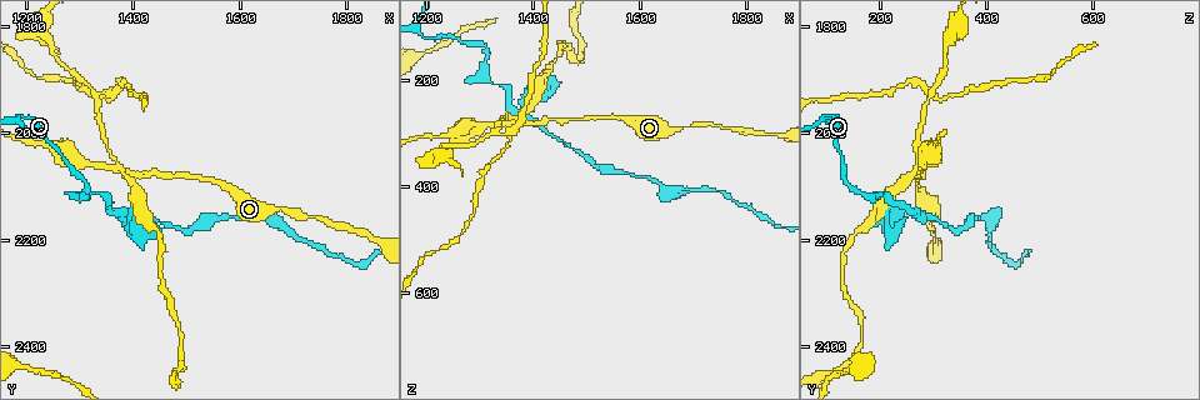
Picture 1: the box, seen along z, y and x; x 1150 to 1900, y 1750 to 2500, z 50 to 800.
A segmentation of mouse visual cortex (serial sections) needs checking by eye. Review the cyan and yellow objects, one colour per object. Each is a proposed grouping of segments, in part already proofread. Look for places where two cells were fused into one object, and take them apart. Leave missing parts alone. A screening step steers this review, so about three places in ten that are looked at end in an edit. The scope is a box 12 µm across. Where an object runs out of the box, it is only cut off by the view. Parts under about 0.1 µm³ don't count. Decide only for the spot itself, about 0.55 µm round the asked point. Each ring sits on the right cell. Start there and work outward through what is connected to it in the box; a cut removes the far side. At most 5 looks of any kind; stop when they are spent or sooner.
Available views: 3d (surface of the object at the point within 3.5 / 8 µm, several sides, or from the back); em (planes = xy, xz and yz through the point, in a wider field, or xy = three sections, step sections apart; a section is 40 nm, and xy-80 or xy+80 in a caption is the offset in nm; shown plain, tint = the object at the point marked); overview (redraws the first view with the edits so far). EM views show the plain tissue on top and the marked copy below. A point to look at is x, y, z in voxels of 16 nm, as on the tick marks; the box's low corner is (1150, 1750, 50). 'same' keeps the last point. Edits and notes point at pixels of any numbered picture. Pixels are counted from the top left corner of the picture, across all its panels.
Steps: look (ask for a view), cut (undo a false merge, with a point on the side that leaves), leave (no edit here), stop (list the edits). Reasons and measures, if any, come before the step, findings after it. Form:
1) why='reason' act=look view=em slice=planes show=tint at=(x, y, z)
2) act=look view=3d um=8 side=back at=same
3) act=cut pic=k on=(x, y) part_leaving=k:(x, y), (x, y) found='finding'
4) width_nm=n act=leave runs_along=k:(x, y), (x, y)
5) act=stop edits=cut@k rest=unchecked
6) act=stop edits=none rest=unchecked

why='calibre changes' act=look view=3d um=3.5 at=(1570, 2095, 275)

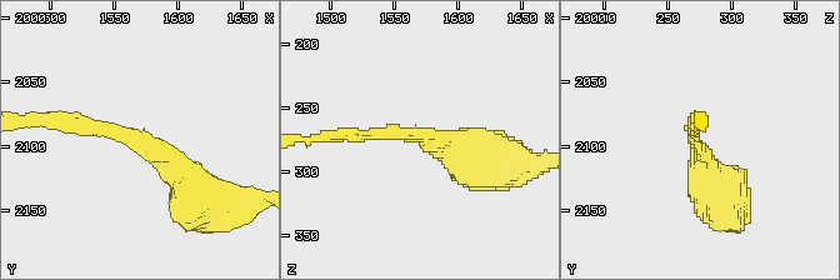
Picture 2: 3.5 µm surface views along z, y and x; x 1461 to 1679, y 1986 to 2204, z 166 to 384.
act=look view=em slice=planes show=tint at=(1570, 2098, 272)

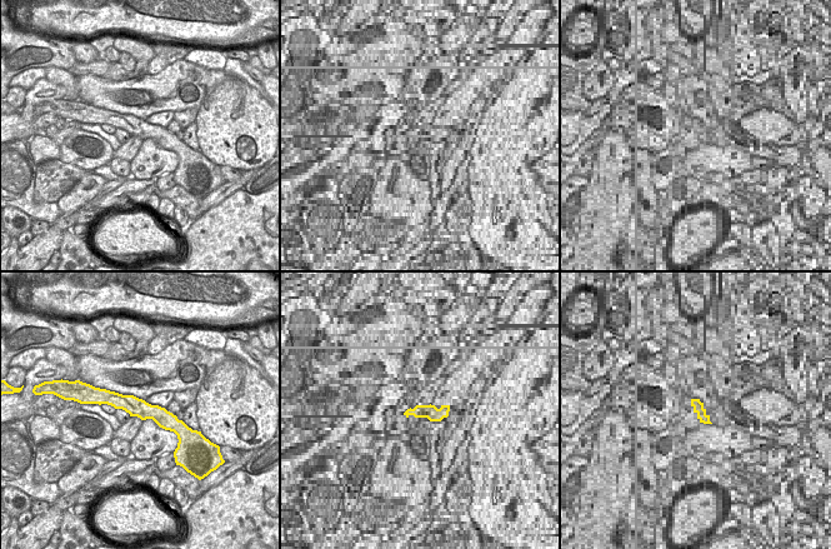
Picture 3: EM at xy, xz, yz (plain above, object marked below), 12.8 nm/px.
act=leave found='all the same cell'

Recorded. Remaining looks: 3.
why='looks like a crossing' act=look view=3d um=3.5 at=(1375, 2075, 285)

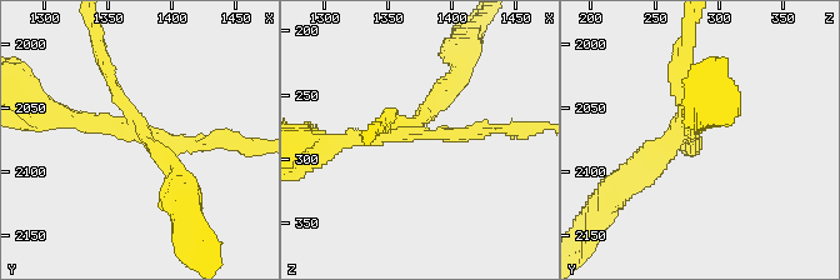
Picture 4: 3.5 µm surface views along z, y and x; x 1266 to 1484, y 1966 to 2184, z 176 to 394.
arms=4 arm_widths_nm=150,150,150,200 act=look view=em slice=xy step=1 show=tint at=(1382, 2072, 280)

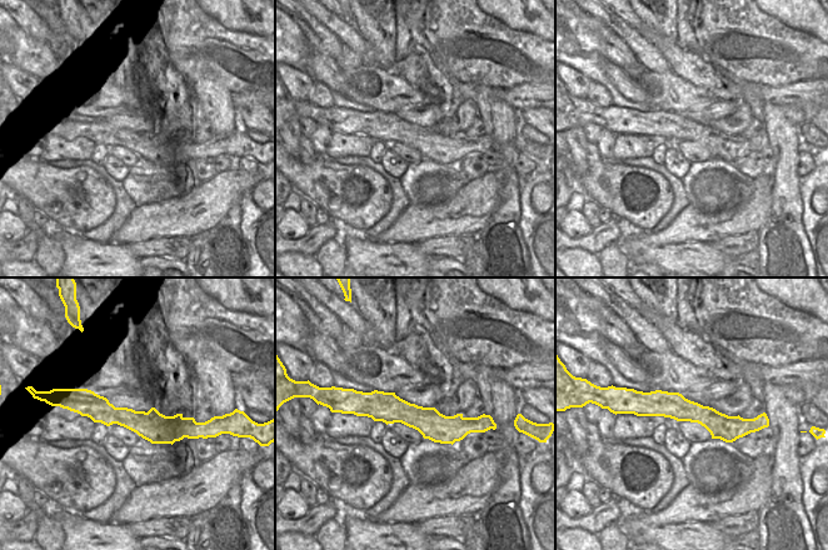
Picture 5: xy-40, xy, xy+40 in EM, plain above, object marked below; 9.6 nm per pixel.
act=cut pic=4 on=(654, 156) found='two cells meet here'

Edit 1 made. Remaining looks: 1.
act=stop edits=cut@4 rest=unchecked

